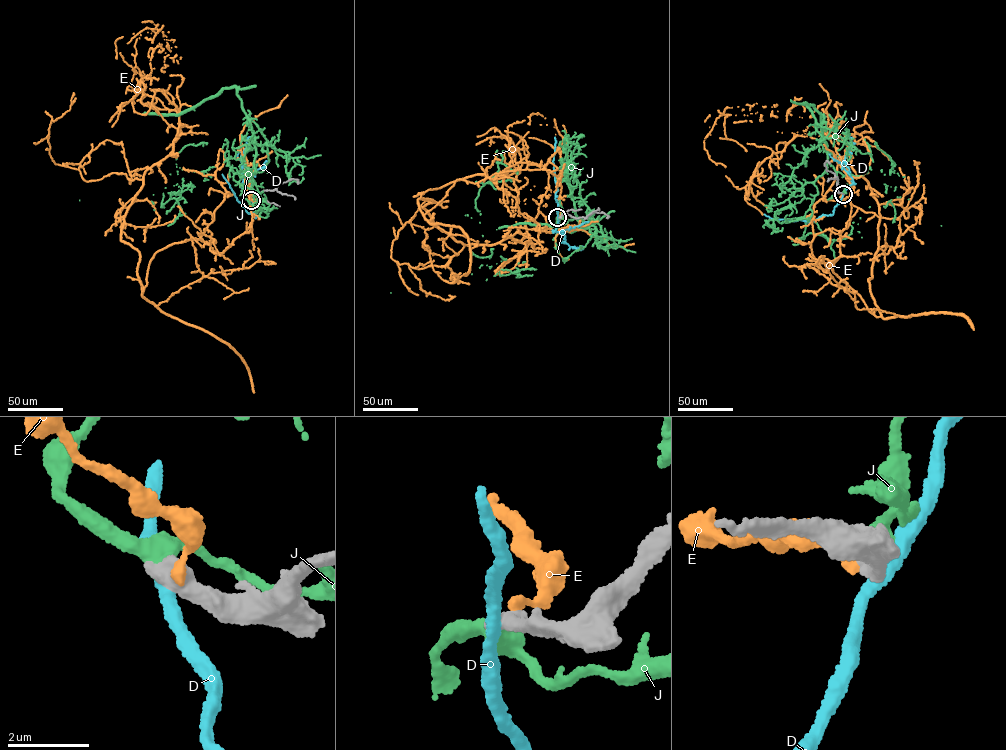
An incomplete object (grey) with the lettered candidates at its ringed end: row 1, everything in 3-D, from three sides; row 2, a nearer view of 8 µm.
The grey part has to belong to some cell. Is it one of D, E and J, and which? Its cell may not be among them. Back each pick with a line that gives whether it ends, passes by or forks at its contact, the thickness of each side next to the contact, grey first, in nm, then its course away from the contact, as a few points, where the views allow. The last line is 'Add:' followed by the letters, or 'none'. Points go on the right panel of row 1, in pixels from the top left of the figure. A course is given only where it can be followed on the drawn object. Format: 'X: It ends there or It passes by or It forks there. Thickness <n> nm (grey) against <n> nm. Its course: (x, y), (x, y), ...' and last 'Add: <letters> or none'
Add: none

